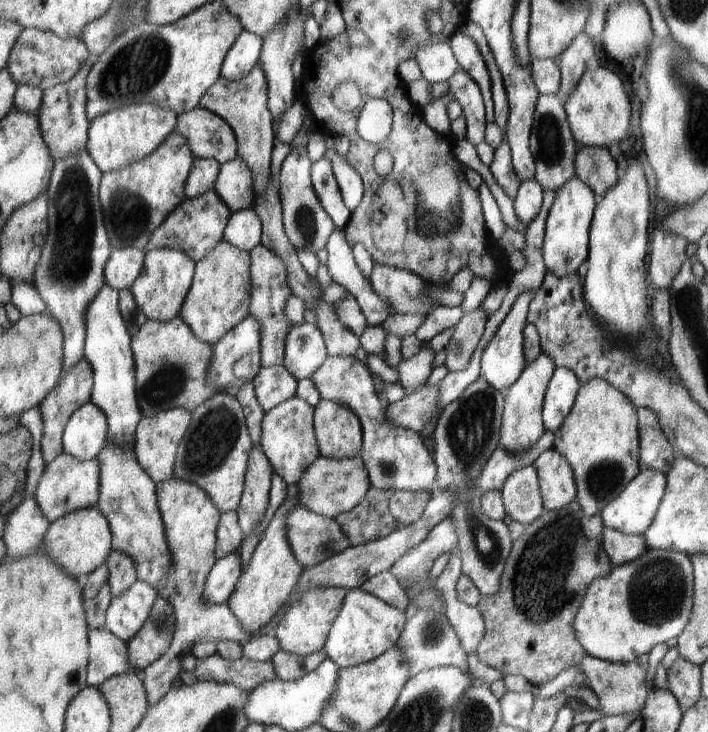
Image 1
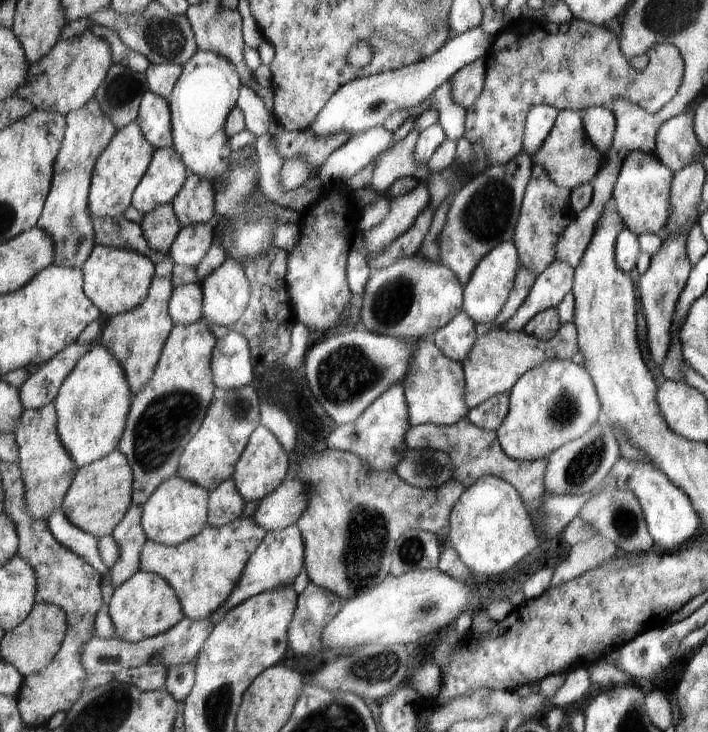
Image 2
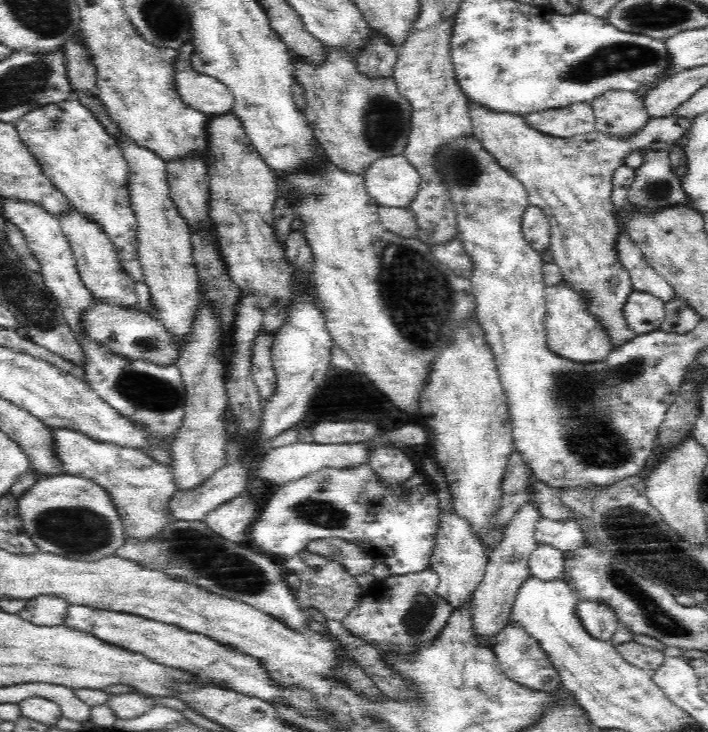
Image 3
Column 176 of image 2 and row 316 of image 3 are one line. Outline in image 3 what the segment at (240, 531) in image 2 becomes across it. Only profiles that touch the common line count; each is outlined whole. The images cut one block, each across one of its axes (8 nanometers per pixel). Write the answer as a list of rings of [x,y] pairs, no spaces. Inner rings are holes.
[[[565,282],[558,286],[546,286],[546,317],[547,346],[554,353],[581,364],[605,362],[611,352],[611,342],[605,330],[590,316],[583,298],[572,290]]]

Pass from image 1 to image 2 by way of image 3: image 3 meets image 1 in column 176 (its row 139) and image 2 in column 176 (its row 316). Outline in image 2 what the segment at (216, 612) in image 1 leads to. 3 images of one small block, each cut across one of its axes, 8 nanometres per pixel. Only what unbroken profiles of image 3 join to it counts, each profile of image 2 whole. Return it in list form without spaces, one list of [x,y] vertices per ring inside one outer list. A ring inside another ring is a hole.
[[[141,570],[131,580],[127,580],[121,588],[117,588],[110,604],[110,616],[115,624],[115,630],[120,639],[137,643],[147,638],[155,638],[179,625],[186,615],[182,600],[175,588],[159,574],[147,573]]]

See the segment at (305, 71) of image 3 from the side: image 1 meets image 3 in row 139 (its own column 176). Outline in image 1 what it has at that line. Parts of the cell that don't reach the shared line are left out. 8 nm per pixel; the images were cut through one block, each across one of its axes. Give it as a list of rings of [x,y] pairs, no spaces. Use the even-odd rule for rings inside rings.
[[[180,316],[171,322],[148,320],[143,328],[132,336],[135,366],[137,367],[137,386],[139,408],[144,417],[174,408],[193,412],[207,399],[217,393],[211,386],[209,373],[213,361],[213,347],[195,336],[195,331]]]

